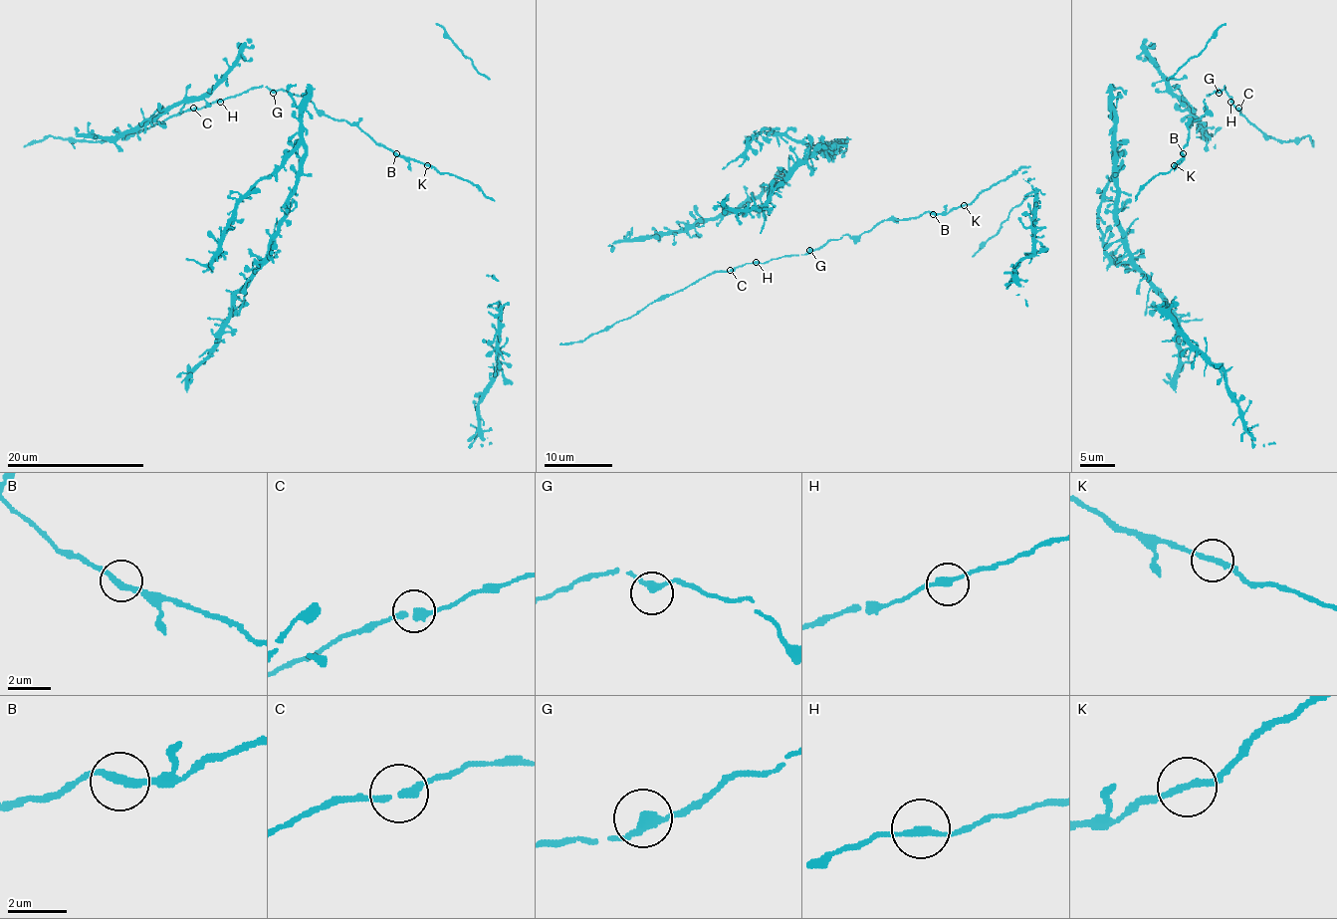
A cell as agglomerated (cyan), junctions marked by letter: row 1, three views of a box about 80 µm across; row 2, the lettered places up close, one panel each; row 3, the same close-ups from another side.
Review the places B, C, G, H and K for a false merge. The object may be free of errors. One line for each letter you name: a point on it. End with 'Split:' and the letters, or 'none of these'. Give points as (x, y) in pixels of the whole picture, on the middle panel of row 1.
Split: none of these

